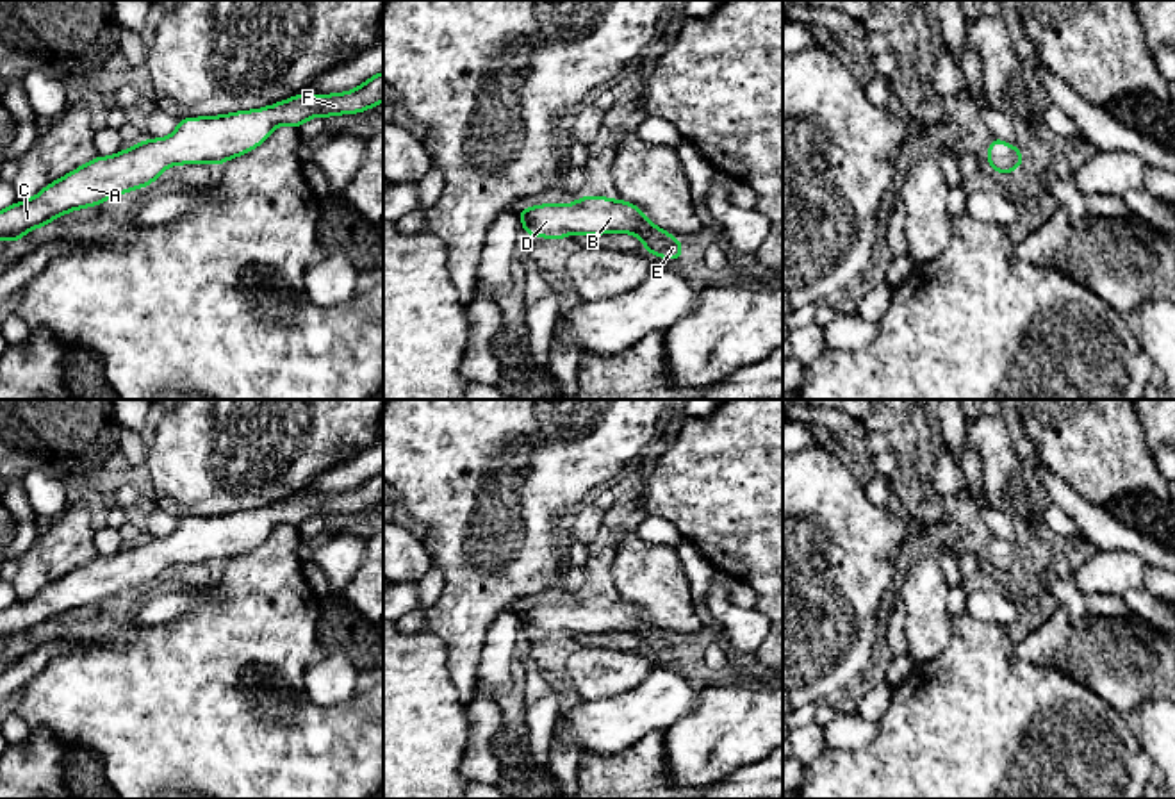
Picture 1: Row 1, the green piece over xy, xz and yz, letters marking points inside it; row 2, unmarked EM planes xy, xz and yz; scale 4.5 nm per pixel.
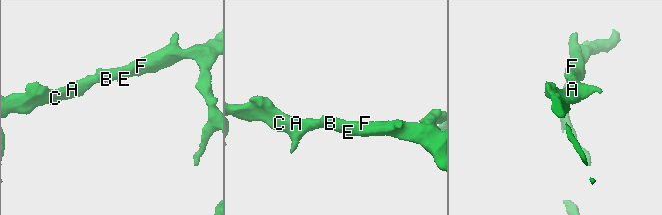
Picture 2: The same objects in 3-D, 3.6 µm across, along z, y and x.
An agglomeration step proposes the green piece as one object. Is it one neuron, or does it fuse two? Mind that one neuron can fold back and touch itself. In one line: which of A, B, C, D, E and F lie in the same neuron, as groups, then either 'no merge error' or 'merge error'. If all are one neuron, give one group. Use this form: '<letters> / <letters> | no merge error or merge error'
A B C D E F | no merge error

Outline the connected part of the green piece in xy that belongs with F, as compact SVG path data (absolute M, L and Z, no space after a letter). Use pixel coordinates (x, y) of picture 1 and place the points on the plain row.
M383 471L366 480L360 487L339 494L296 494L264 508L210 517L182 517L178 519L178 528L171 535L164 539L144 539L137 546L121 549L112 556L96 556L62 578L48 583L34 597L16 601L9 608L0 610L0 638L16 642L29 630L45 626L57 615L68 614L70 610L100 605L127 590L148 587L173 564L207 562L218 565L260 546L278 524L300 528L312 515L325 519L333 514L364 512L380 501L383 501Z

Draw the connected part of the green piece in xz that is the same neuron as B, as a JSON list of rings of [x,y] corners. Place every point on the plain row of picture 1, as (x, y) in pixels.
[[[581,596],[571,605],[547,603],[519,610],[526,633],[565,638],[569,633],[633,633],[644,640],[647,653],[683,660],[681,640],[654,626],[644,612],[620,597]]]

